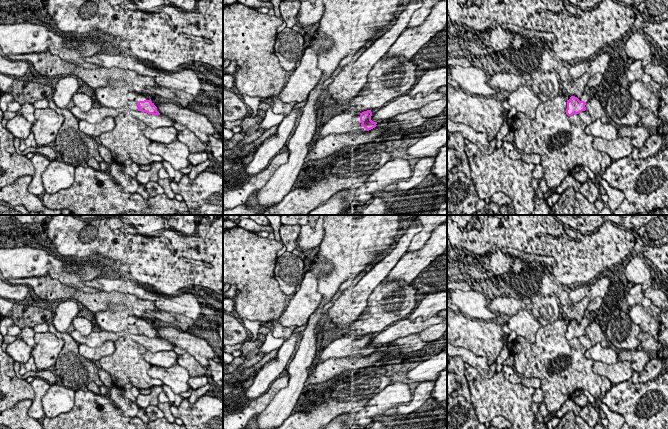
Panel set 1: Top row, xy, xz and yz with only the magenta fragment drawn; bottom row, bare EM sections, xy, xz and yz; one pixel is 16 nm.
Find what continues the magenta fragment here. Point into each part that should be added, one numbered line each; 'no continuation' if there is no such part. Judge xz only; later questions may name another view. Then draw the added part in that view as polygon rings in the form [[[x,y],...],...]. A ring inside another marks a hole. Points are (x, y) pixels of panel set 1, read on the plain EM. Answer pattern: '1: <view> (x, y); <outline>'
1: xz (343, 347); [[[344,337],[334,340],[326,348],[322,350],[321,355],[315,359],[313,367],[332,357],[341,358],[341,357],[348,357],[353,354],[356,354],[359,351],[359,346],[360,346],[360,339],[355,339],[355,338],[351,339],[348,337]],[[313,367],[310,369],[310,372],[313,369]]]

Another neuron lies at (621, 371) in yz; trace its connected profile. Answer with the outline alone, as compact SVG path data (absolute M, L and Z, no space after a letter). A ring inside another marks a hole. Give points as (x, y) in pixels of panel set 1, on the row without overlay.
M621 360L611 365L595 361L593 364L593 371L601 377L606 377L611 384L619 384L628 381L634 372L629 361Z

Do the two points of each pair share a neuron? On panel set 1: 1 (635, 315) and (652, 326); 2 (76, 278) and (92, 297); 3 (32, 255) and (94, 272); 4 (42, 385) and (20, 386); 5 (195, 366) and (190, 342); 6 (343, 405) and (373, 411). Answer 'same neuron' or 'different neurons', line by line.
1: same neuron
2: different neurons
3: same neuron
4: different neurons
5: different neurons
6: different neurons

